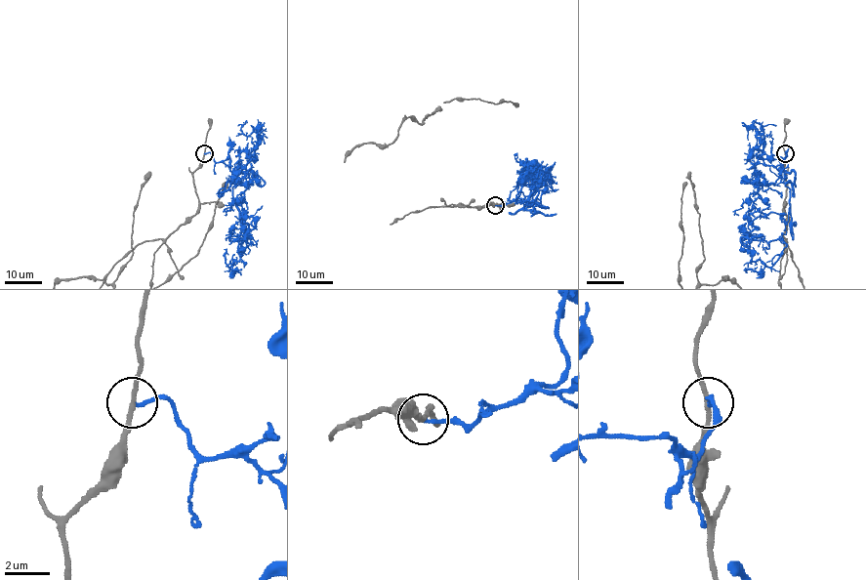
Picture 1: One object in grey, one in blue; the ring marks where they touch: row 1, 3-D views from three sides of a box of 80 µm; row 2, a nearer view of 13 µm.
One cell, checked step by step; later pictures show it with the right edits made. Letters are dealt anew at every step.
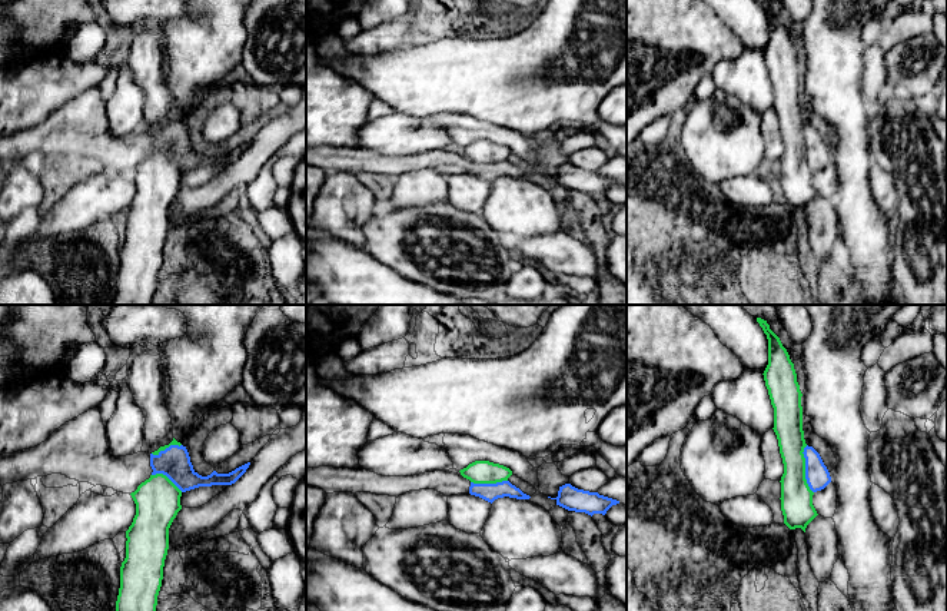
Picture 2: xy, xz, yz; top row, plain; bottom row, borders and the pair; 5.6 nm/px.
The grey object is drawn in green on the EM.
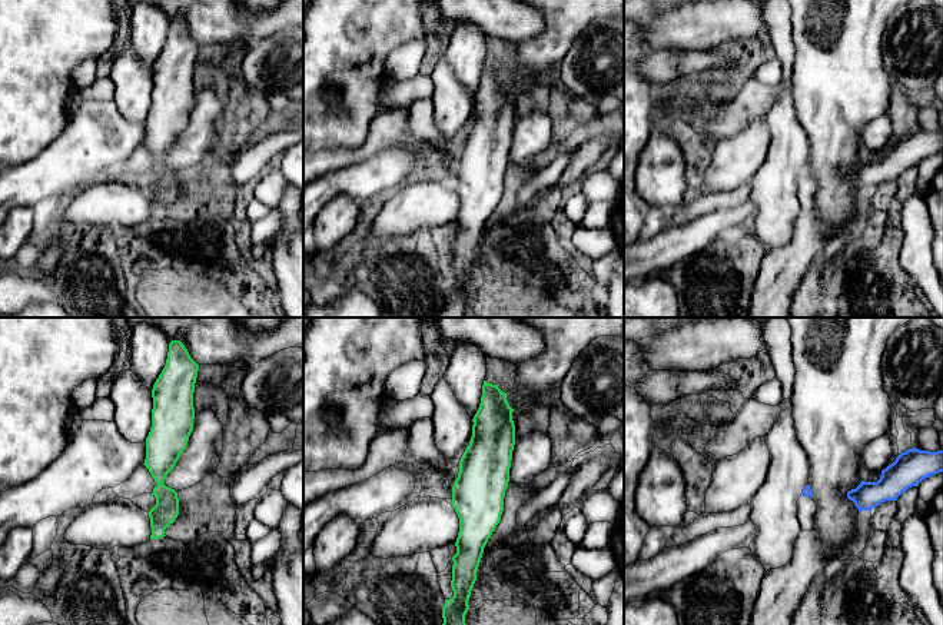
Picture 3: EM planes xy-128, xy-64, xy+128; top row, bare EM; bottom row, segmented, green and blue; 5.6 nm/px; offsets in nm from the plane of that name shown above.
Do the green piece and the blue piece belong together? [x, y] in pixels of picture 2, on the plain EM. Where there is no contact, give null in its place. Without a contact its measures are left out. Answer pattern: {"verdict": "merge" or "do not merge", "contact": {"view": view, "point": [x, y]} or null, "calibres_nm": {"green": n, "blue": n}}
{"verdict": "do not merge", "contact": {"view": "yz", "point": [804, 149]}, "calibres_nm": {"green": 180, "blue": 140}}

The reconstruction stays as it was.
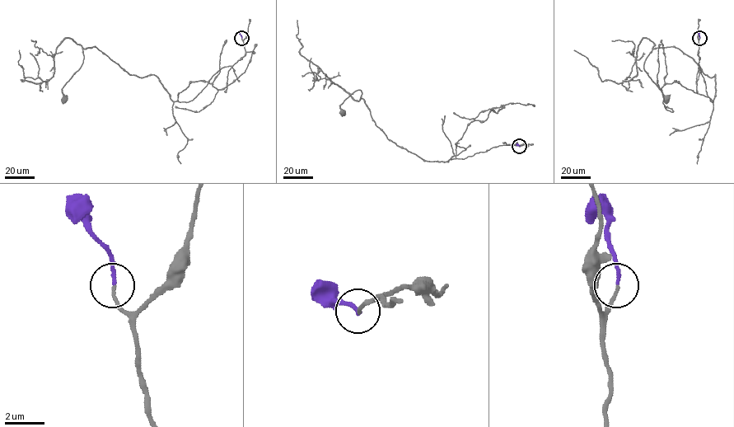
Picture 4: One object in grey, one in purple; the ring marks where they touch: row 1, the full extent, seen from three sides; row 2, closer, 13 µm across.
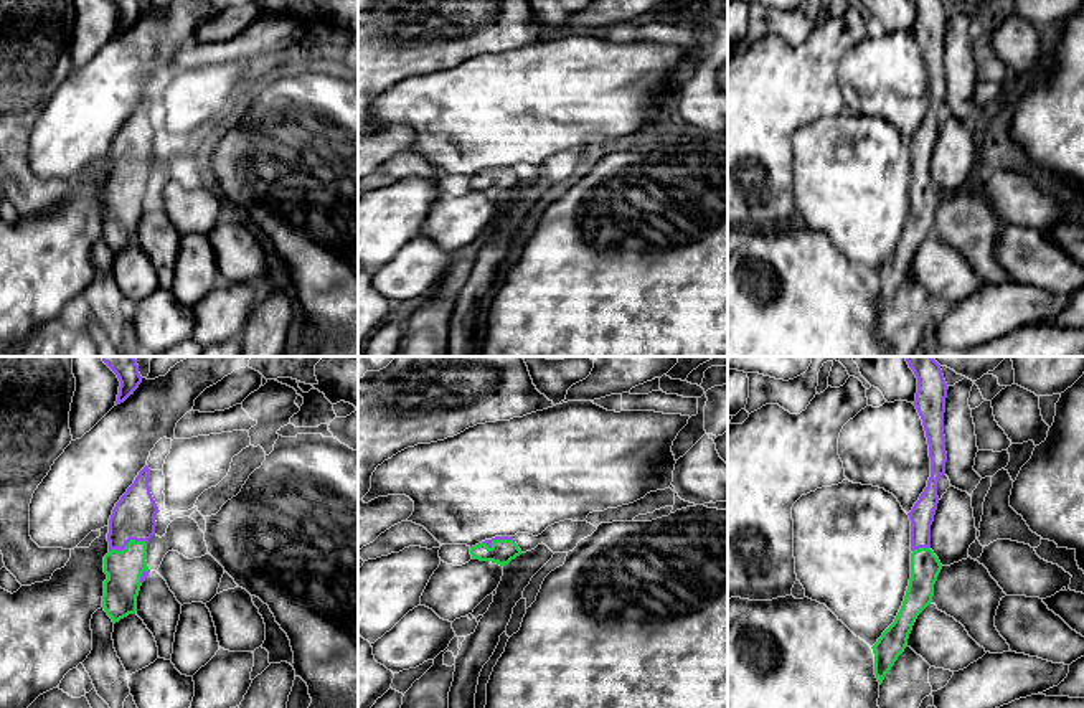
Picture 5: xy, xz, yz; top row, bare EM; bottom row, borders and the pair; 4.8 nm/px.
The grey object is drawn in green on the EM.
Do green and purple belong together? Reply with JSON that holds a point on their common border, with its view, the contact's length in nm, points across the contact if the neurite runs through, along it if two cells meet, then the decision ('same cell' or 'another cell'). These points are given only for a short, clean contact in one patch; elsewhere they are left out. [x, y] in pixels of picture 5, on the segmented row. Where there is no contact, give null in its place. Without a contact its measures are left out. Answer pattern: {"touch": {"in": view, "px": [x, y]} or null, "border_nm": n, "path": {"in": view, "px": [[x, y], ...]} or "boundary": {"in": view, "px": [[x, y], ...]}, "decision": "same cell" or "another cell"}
{"touch": {"in": "xy", "px": [127, 543]}, "border_nm": 190, "path": {"in": "xy", "px": [[124, 568], [127, 543], [134, 515]]}, "decision": "same cell"}

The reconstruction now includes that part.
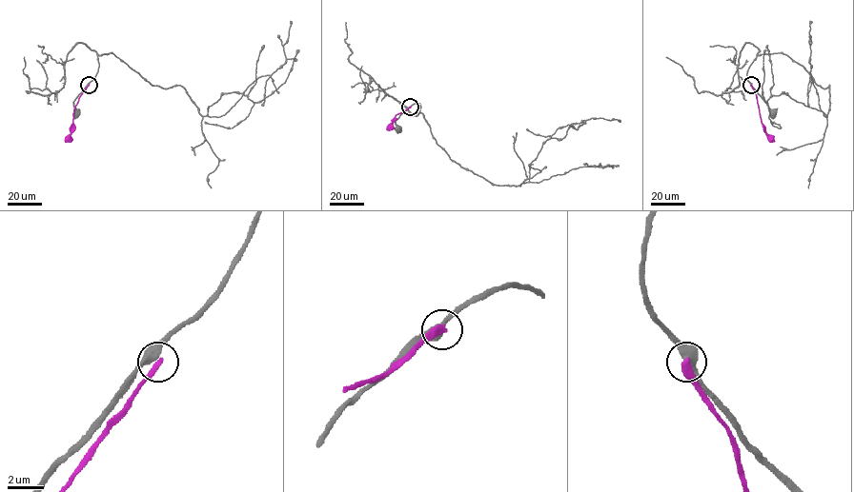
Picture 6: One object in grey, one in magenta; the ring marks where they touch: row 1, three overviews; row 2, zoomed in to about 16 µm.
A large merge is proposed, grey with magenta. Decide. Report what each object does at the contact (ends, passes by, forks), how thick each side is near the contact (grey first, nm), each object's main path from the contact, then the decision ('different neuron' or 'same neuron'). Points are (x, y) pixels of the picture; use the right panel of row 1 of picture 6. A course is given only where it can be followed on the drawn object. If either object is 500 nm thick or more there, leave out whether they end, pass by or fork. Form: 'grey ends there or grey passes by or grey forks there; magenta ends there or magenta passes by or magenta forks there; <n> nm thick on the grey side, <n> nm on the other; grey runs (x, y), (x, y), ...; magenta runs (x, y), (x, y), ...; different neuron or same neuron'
grey passes by; magenta ends there; 480 nm thick on the grey side, 400 nm on the other; grey runs (750, 85), (772, 112); magenta runs (750, 85), (755, 90), (761, 122), (770, 138); different neuron

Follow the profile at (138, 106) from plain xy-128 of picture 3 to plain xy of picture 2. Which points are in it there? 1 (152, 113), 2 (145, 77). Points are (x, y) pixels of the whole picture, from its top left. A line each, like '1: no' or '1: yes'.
1: no
2: no

